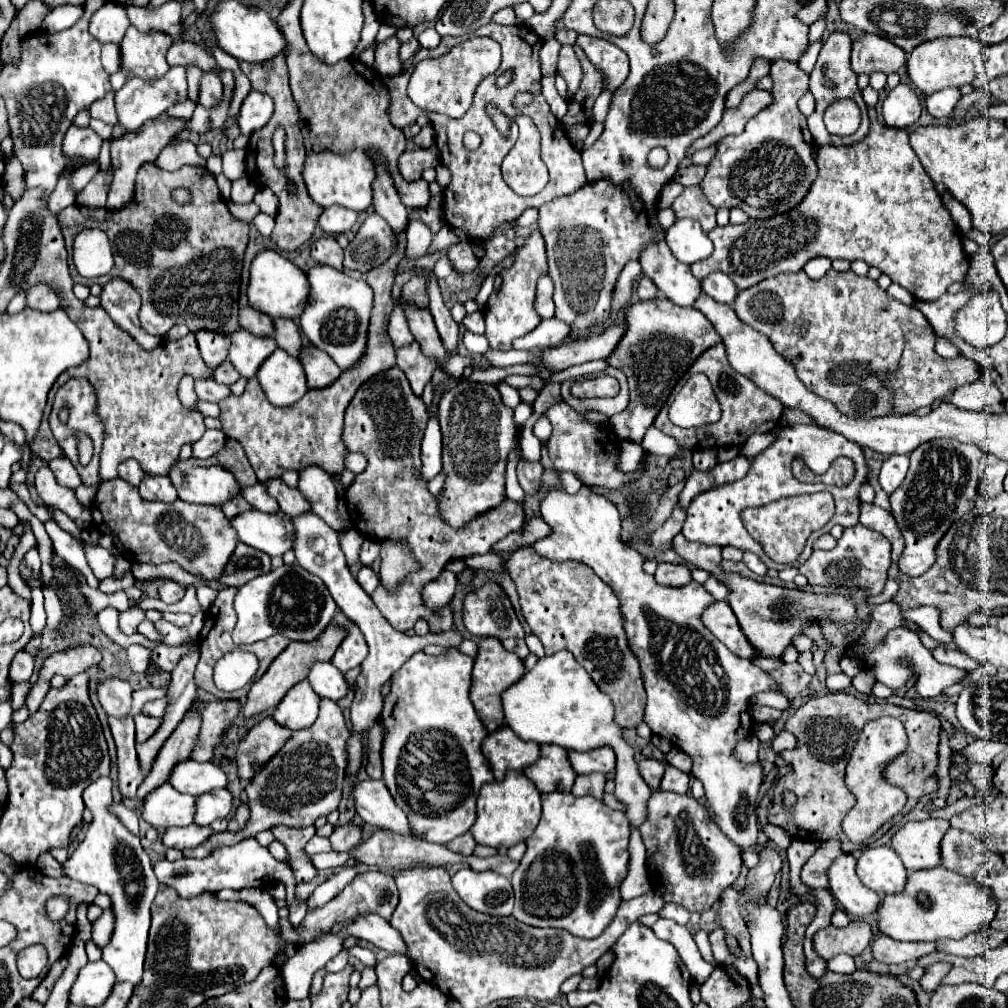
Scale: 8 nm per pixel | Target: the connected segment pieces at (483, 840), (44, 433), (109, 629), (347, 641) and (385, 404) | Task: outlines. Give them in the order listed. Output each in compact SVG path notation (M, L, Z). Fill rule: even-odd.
M508 770L502 782L494 780L484 784L476 804L476 822L472 824L470 832L478 844L486 844L492 848L510 848L522 840L526 840L540 820L540 792L532 784L524 772Z
M46 410L46 416L42 418L42 424L40 424L38 438L36 438L34 444L32 444L32 452L34 452L36 456L40 456L42 460L46 460L46 462L62 456L62 448L58 446L58 442L56 442L54 436L52 436L52 430L50 430L48 414L50 414L50 412Z
M104 608L102 612L98 612L98 624L104 630L104 634L114 640L119 646L127 649L132 644L142 644L148 648L154 648L154 642L150 642L146 636L142 634L132 634L132 636L124 636L118 628L118 610L116 608Z
M339 610L333 618L331 624L335 626L344 626L348 630L348 636L344 638L344 642L338 646L332 664L344 674L350 668L360 666L360 662L366 658L368 654L368 646L364 642L364 636L360 634L360 630L354 626L354 622L350 622L345 614Z
M392 366L364 382L352 402L346 408L342 440L348 452L360 452L366 456L368 466L356 474L350 488L346 488L346 508L354 528L364 538L376 538L380 542L394 540L404 542L410 554L416 558L420 570L404 578L400 590L384 590L378 586L372 594L376 608L396 630L408 630L418 620L426 620L432 632L444 632L452 628L450 606L440 612L424 608L420 590L434 580L448 562L464 560L474 554L486 554L506 534L518 530L524 524L524 502L504 498L504 504L496 510L488 510L472 518L472 522L452 528L444 522L436 496L430 494L428 482L420 474L420 438L428 422L428 412L422 398L416 398L404 372Z

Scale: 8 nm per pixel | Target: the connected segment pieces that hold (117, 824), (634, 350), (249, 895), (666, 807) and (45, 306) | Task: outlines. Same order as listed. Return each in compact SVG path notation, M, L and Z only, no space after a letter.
M100 776L84 790L84 804L92 812L94 820L86 830L84 840L62 864L64 874L76 882L92 884L100 892L108 894L112 900L112 910L116 916L116 926L112 940L102 950L102 960L114 970L116 980L138 984L142 980L142 966L146 956L148 928L150 928L150 904L160 888L152 872L148 854L144 852L138 836L126 830L116 814L110 812L112 780L110 776Z
M664 296L628 306L624 312L624 324L628 330L624 332L624 338L620 338L620 346L616 346L606 362L608 366L626 374L630 384L630 404L624 412L610 418L610 428L620 440L640 444L646 430L654 424L656 414L666 404L676 382L708 346L720 342L720 336L702 312L692 306L680 308Z
M244 888L242 890L220 890L218 894L212 894L216 900L242 900L252 904L262 918L266 920L266 924L270 926L270 930L280 934L280 924L278 924L278 906L272 898L272 894L268 890L262 888Z
M652 792L648 800L648 820L642 824L640 834L648 852L646 868L652 888L658 890L666 902L680 904L688 912L708 910L740 874L740 848L712 824L706 808L690 794Z
M38 284L26 292L26 308L34 308L40 312L52 312L60 306L58 296L44 284Z

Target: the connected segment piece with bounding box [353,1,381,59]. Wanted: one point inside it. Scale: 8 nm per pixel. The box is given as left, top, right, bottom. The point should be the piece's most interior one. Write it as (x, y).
(371, 26)

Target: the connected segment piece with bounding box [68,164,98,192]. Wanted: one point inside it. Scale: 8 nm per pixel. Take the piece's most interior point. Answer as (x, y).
(79, 178)

